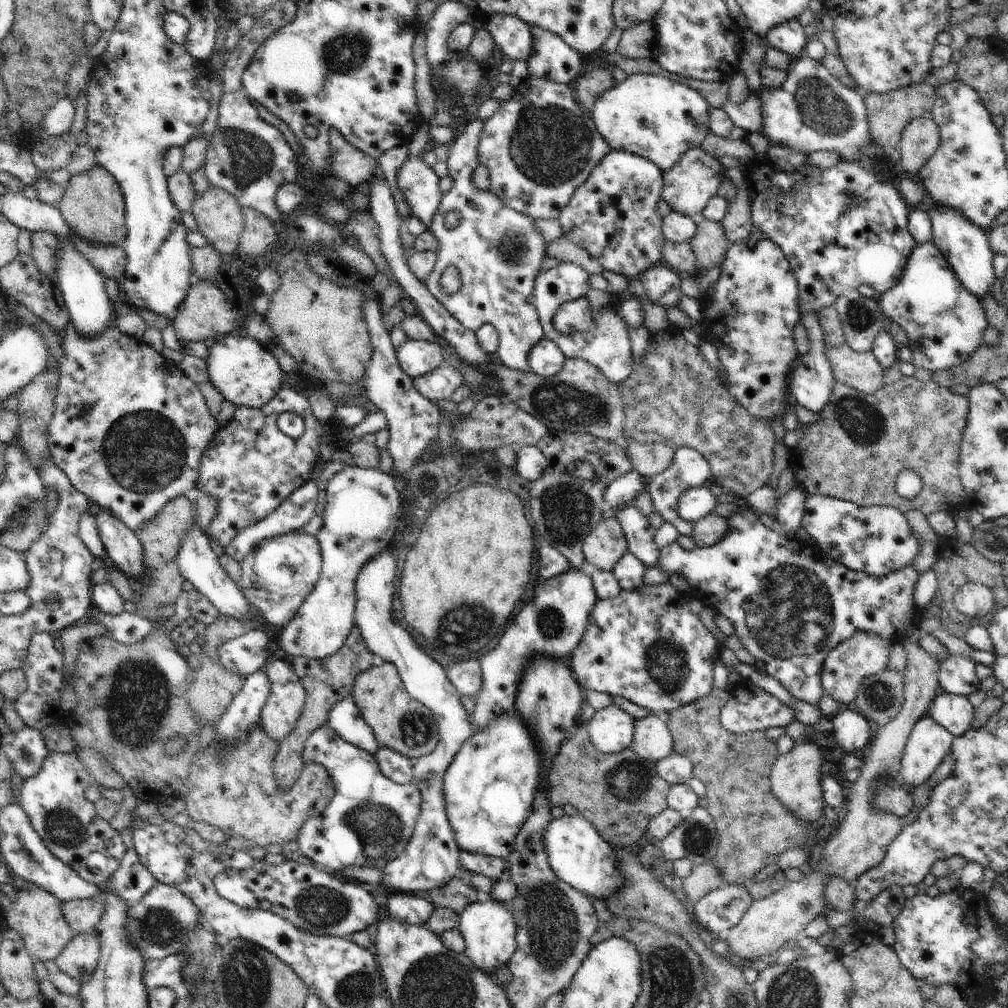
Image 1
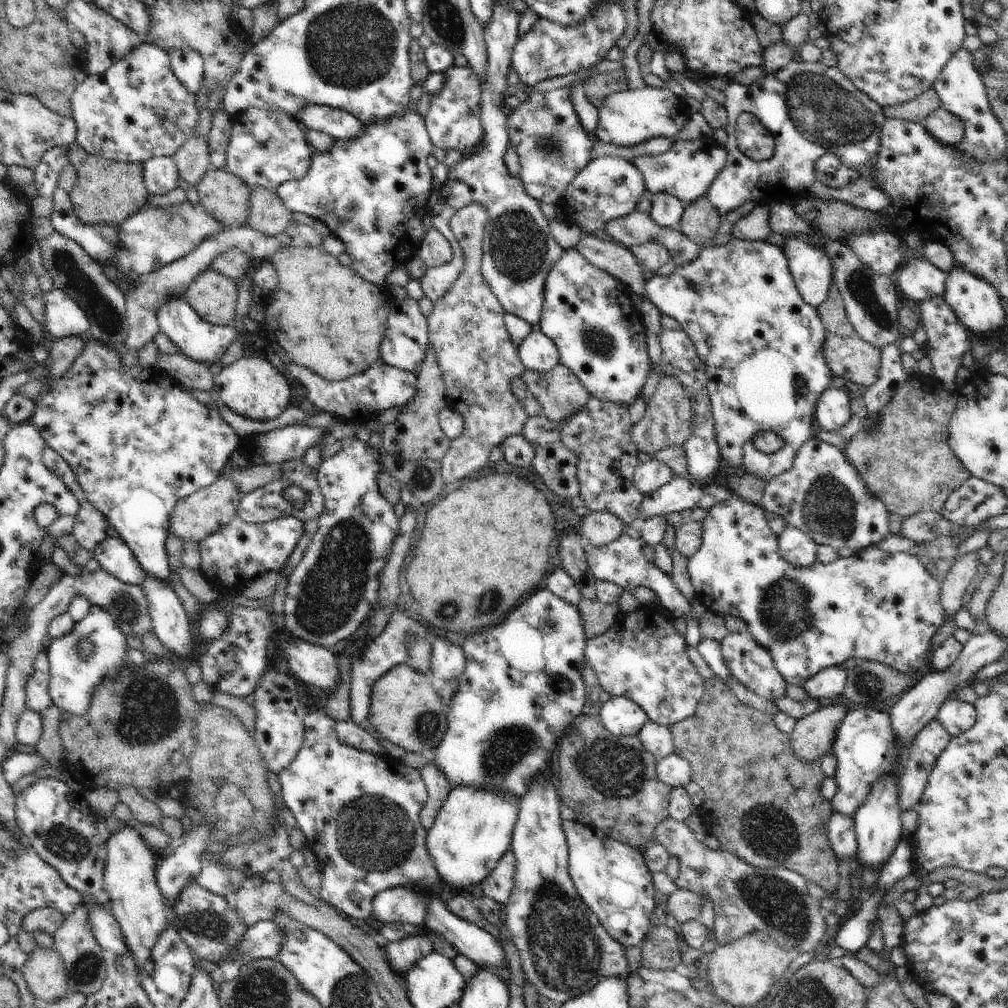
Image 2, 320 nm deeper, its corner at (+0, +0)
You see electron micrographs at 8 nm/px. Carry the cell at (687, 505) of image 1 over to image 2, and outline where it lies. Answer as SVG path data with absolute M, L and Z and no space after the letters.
M674 477L662 488L643 496L636 525L658 515L666 516L687 508L693 509L704 493L705 489L698 484L694 485L686 478Z

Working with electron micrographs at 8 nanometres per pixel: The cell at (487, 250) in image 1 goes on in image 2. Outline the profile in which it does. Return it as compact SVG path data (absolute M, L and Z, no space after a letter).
M496 1L490 20L484 26L484 38L488 55L488 72L485 84L481 84L481 119L485 139L470 155L466 155L452 170L438 189L438 203L430 211L431 223L449 241L452 258L439 267L429 267L420 279L424 294L435 304L452 286L456 276L462 274L465 254L450 228L451 212L471 202L482 203L489 212L483 234L483 259L481 272L491 291L507 313L527 320L538 327L544 302L544 285L550 269L562 258L564 249L550 234L549 222L544 218L539 202L530 196L519 176L510 174L505 163L505 152L510 145L507 116L501 108L504 101L506 74L511 67L513 48L518 42L518 22L521 14L507 2Z

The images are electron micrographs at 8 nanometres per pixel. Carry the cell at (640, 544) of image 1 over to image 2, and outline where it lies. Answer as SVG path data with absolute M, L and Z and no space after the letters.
M590 397L572 417L558 422L562 444L577 456L577 479L579 480L579 496L582 498L584 511L608 511L619 516L626 525L636 525L639 506L643 501L643 492L634 484L633 474L641 463L638 459L635 442L632 442L632 422L630 412L620 405Z

